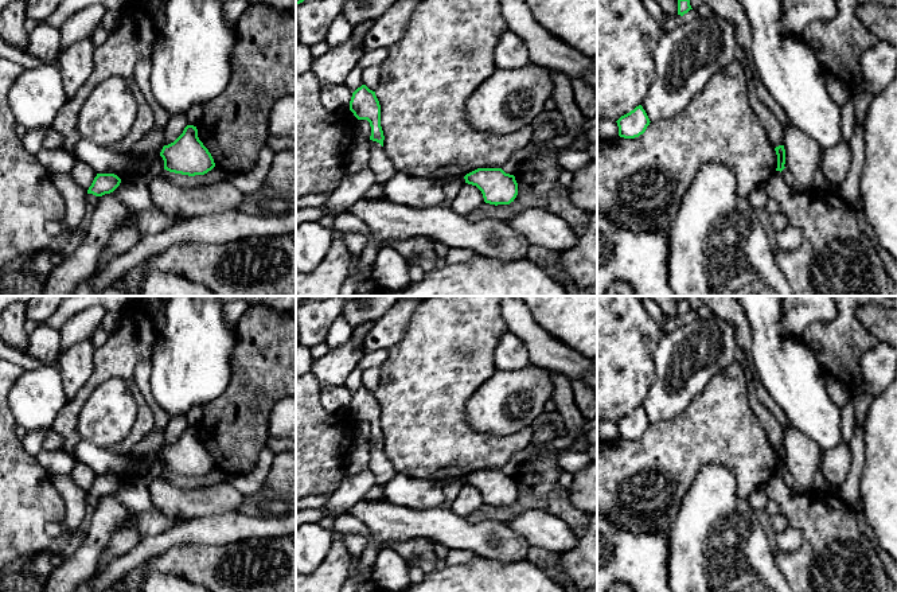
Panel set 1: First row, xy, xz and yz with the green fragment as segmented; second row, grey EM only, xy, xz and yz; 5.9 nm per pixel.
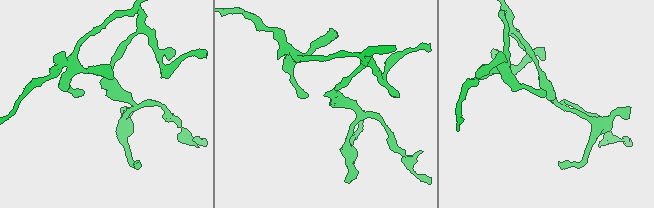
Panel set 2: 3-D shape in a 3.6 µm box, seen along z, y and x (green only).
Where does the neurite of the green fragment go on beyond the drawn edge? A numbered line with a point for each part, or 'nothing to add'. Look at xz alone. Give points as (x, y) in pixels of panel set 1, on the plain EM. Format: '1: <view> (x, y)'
nothing to add

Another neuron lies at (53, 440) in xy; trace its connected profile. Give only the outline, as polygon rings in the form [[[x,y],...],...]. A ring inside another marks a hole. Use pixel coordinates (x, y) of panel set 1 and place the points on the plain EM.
[[[50,429],[48,433],[46,435],[42,448],[44,451],[54,451],[59,449],[62,444],[63,444],[63,437],[54,429]]]

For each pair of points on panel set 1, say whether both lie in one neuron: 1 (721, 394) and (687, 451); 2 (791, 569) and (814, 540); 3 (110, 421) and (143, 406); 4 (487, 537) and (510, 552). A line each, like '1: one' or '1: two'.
1: one
2: one
3: two
4: one

